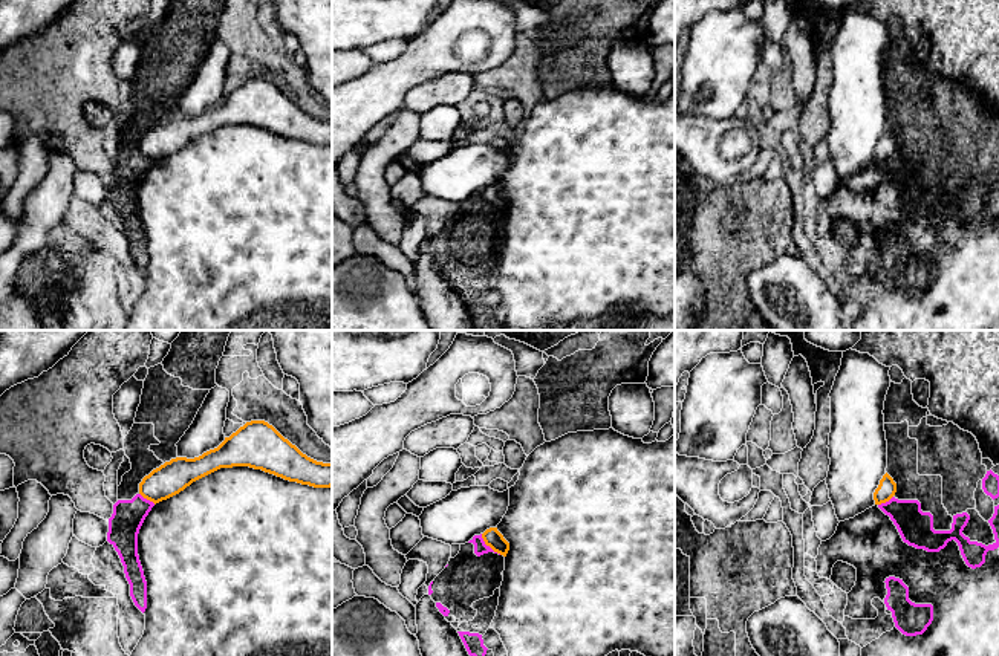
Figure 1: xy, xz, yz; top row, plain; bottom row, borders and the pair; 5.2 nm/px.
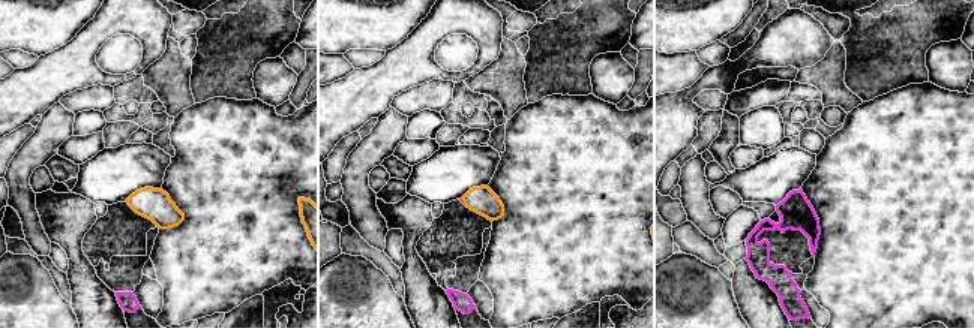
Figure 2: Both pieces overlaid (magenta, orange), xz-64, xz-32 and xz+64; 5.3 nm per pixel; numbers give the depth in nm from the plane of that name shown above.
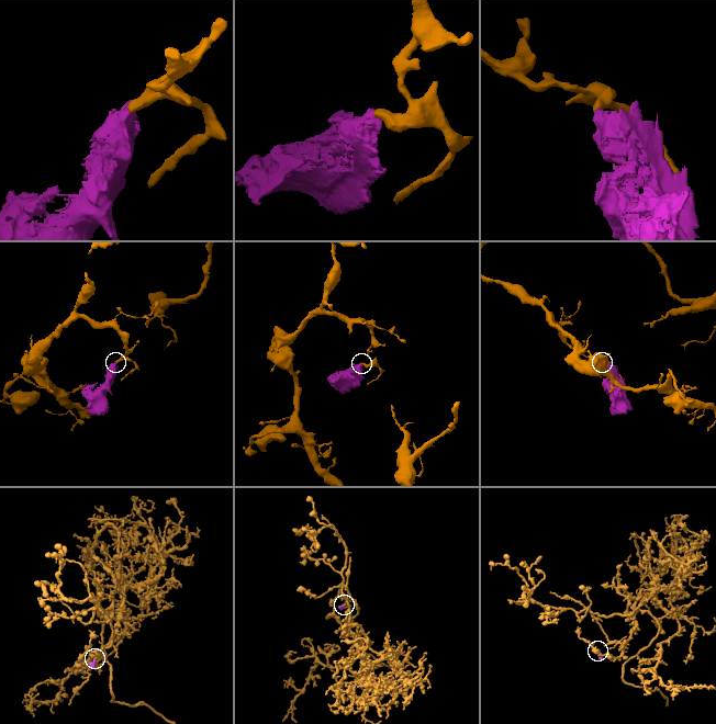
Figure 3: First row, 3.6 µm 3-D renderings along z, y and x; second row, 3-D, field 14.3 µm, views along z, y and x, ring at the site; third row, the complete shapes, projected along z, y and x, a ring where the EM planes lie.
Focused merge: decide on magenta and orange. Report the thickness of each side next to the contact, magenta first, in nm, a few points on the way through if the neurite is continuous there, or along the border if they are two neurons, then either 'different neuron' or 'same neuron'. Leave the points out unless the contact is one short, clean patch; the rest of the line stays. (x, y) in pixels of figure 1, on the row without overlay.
calibres 70 and 90 nm; border xz (481, 191), (482, 198), (501, 211); different neuron

